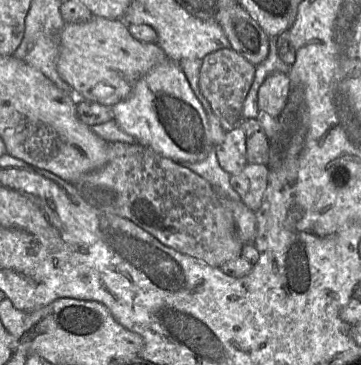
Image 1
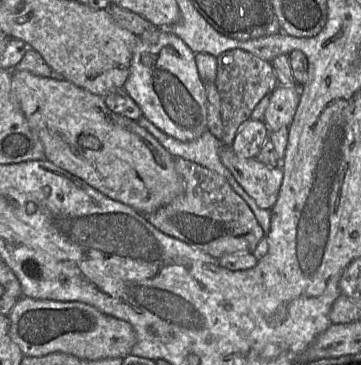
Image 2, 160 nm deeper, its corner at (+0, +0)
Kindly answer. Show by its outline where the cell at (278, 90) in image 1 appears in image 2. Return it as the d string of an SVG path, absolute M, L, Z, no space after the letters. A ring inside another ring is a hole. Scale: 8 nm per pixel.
M278 85L270 95L270 102L265 111L264 122L270 132L283 127L289 127L292 123L300 102L300 89Z

